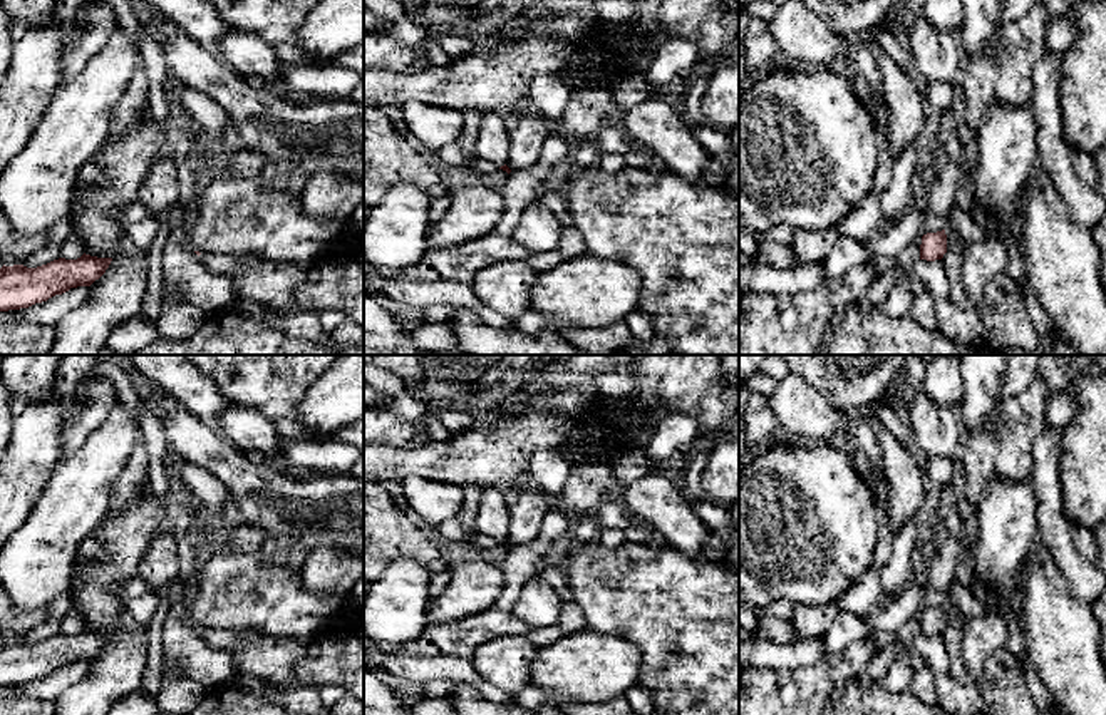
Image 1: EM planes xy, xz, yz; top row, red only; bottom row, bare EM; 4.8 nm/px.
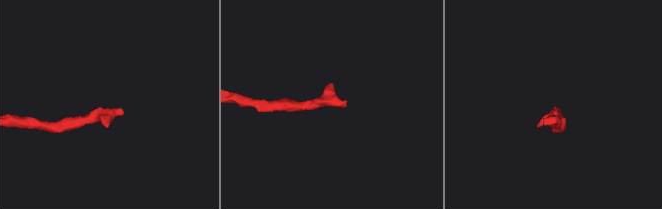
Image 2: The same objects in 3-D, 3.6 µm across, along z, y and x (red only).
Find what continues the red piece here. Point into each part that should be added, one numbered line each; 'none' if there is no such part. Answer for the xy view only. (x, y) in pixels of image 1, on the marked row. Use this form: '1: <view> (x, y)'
1: xy (237, 216)

